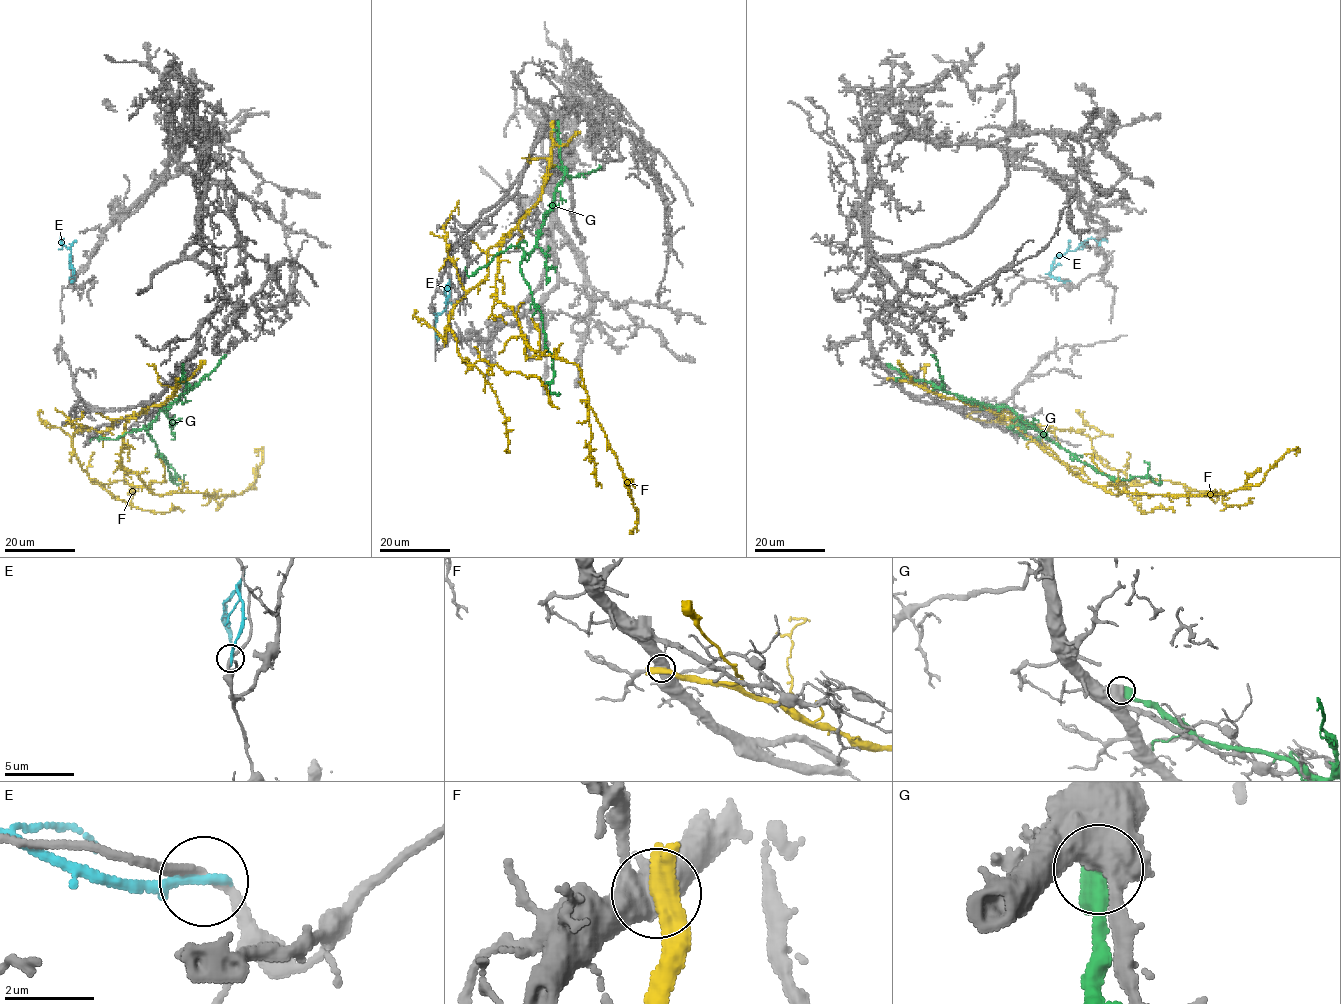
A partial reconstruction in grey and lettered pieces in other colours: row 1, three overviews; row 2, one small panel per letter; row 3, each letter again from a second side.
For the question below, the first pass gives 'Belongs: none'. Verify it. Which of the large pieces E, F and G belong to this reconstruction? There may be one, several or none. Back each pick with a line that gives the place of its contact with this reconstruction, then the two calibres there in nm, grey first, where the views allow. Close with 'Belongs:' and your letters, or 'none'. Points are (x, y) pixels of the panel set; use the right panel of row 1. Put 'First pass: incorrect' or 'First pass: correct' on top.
First pass: correct
Belongs: none

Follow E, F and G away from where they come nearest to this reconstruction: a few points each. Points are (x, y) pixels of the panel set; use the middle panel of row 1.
E: (446, 303), (448, 284), (445, 309), (436, 317), (436, 341)
F: (551, 125), (541, 196), (504, 237), (495, 297), (529, 346), (578, 368), (637, 509), (631, 529)
G: (558, 122), (564, 176), (520, 272), (542, 316), (546, 349), (553, 361), (549, 392), (559, 393)

